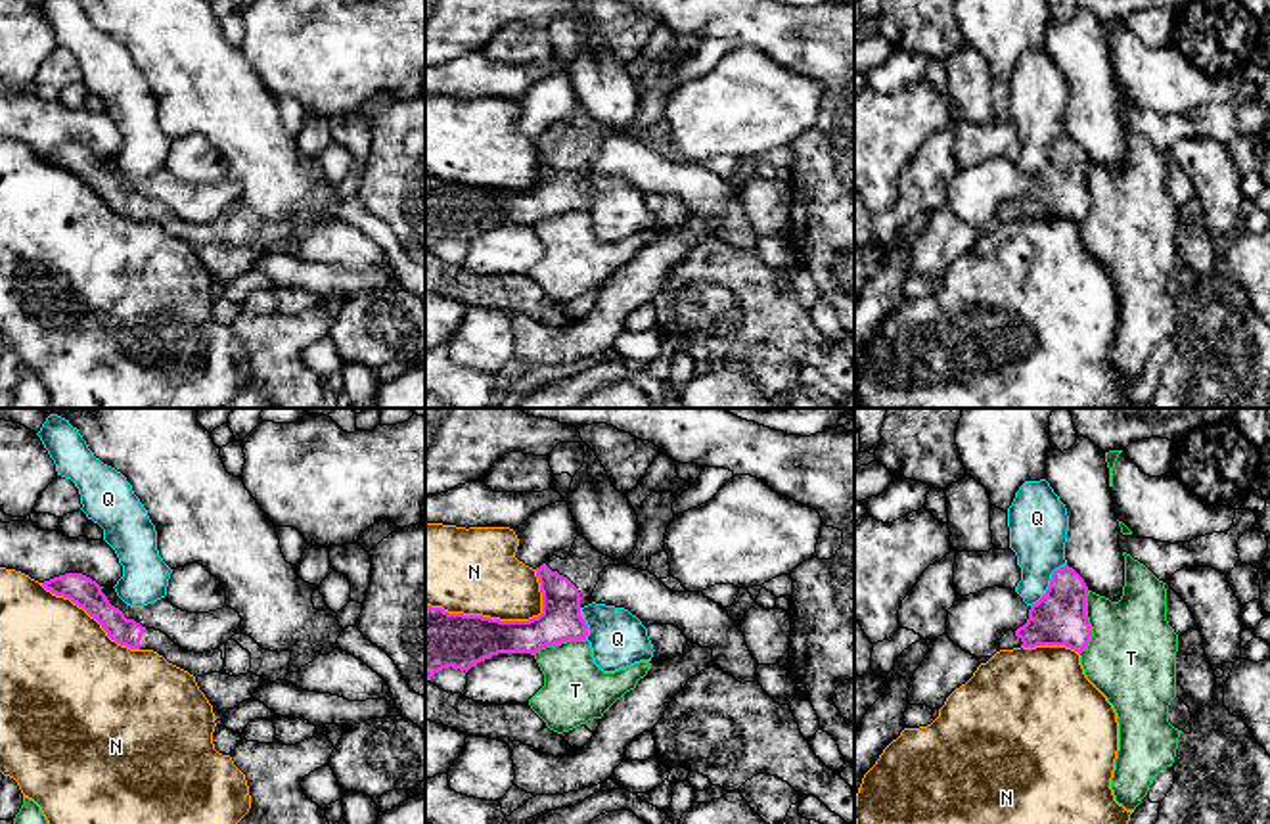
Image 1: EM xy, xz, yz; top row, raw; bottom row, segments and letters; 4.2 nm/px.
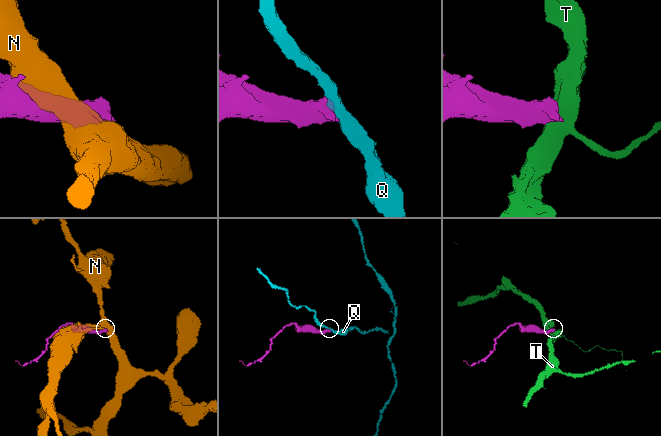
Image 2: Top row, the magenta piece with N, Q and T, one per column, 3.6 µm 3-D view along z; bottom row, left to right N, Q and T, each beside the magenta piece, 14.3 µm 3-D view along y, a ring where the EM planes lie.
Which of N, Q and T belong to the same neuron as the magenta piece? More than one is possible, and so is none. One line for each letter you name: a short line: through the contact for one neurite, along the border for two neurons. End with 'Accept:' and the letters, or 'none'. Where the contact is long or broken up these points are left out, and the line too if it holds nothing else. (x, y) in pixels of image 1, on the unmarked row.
Accept: none

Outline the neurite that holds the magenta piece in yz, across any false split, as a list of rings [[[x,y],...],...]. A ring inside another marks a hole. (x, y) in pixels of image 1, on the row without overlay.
[[[1073,138],[1055,140],[1046,165],[1031,176],[1027,194],[1008,201],[1000,220],[1065,217],[1080,224],[1092,207],[1086,167],[1088,157]]]

